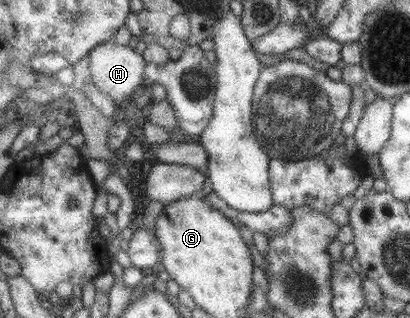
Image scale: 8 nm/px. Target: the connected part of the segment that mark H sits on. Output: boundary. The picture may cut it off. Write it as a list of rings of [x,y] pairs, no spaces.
[[[114,38],[96,46],[90,52],[93,84],[105,95],[109,95],[119,106],[125,105],[132,97],[144,89],[146,66],[149,59],[144,53],[133,50],[132,44],[119,44]]]

